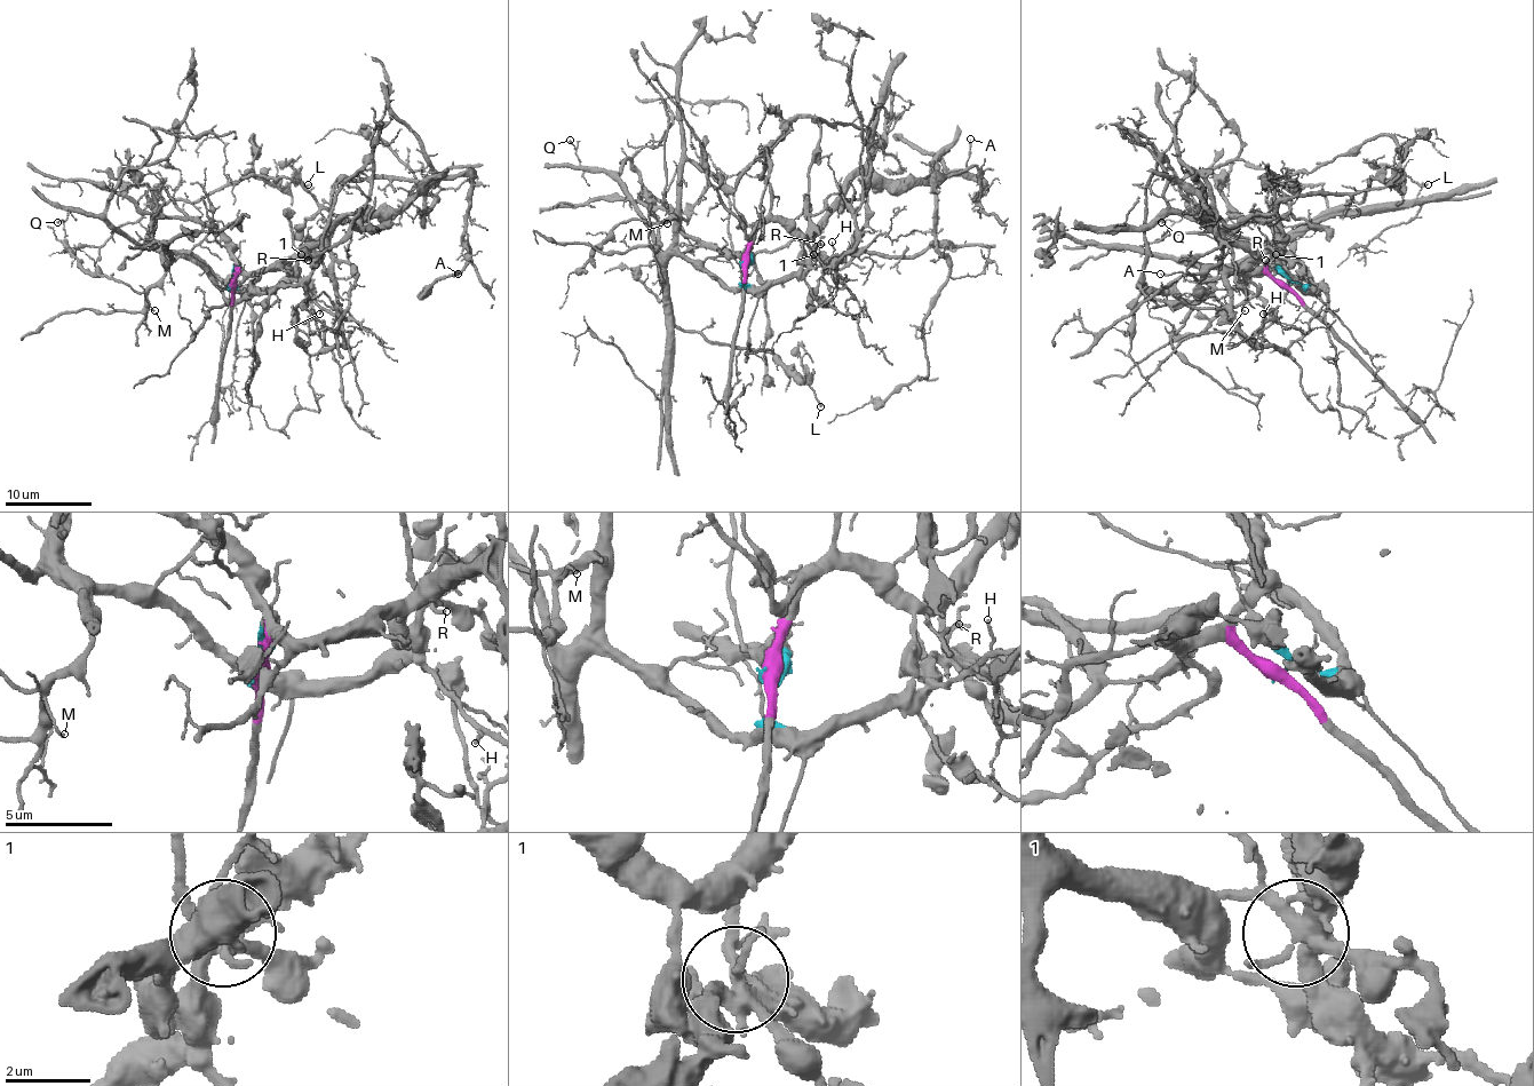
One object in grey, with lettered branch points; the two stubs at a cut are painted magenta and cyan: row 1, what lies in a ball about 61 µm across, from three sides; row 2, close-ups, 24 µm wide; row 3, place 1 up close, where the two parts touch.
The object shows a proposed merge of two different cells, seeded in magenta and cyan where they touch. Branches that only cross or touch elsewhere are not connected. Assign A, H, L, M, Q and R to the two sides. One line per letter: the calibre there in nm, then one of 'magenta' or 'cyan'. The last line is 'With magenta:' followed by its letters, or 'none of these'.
A: calibre 110 nm; magenta
H: calibre 120 nm; cyan
L: calibre 160 nm; cyan
M: calibre 110 nm; cyan
Q: calibre 110 nm; cyan
R: calibre 140 nm; magenta
With magenta: A, R

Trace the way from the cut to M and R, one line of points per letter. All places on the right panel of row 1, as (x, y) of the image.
M: (1284, 285), (1305, 285), (1310, 276), (1293, 259), (1256, 254), (1241, 269), (1245, 310)
R: (1284, 285), (1278, 285), (1262, 271), (1242, 269), (1262, 248), (1269, 248), (1276, 254), (1264, 261)

